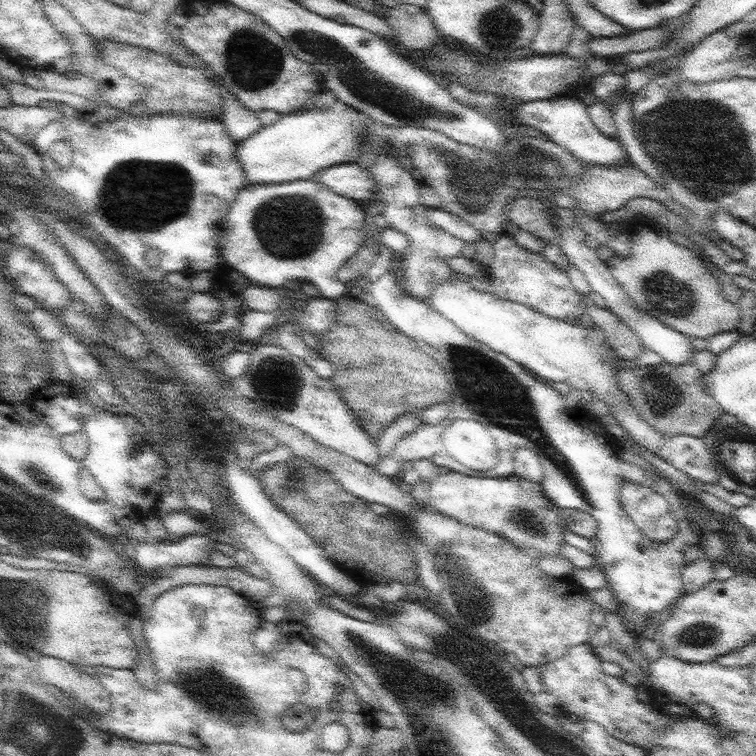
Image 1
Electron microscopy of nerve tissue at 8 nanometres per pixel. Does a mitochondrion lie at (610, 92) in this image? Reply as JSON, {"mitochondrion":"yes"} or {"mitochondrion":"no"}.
{"mitochondrion":"no"}

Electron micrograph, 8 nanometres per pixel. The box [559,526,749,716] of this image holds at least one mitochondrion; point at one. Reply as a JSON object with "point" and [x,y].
{"point":[703,634]}

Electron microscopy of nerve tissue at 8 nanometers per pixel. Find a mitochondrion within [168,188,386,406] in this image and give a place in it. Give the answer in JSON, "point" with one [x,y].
{"point":[291,225]}

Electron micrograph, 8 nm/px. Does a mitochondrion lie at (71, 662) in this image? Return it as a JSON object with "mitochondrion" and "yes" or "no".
{"mitochondrion":"no"}

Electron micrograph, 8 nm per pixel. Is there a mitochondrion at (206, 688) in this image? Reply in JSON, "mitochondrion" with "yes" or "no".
{"mitochondrion":"yes"}

